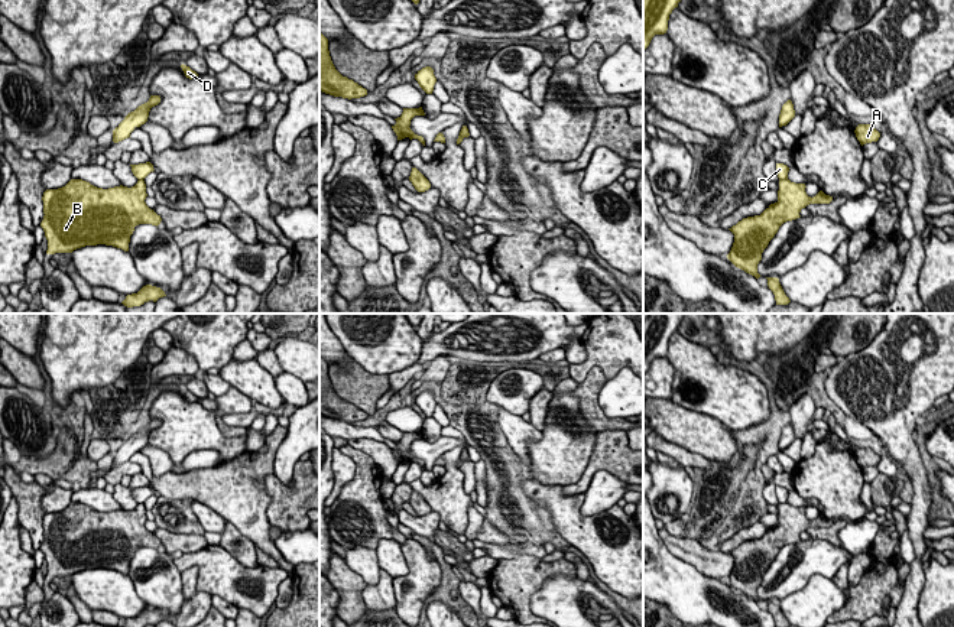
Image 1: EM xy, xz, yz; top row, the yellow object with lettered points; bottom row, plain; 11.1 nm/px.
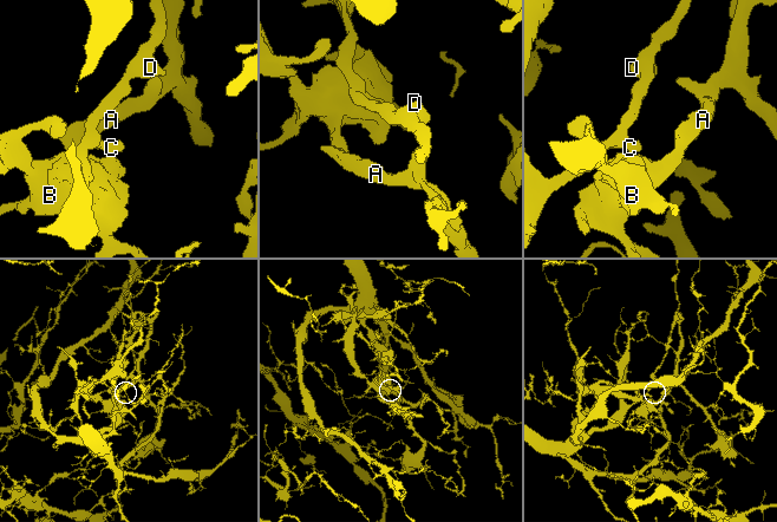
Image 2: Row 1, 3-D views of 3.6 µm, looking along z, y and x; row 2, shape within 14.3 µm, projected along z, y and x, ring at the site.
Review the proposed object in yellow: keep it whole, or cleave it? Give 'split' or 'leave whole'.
split

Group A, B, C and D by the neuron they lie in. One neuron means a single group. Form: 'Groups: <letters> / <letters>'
Groups: A B / C D

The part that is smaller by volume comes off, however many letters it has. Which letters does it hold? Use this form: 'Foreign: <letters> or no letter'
Foreign: A, B

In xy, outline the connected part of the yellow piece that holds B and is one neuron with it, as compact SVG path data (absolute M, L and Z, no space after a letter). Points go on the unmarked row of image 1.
M71 503L65 510L43 516L43 543L40 550L48 563L46 578L72 576L85 569L106 568L129 575L130 559L139 548L159 549L162 542L150 533L146 523L146 507L139 503L132 511L97 511L82 503Z

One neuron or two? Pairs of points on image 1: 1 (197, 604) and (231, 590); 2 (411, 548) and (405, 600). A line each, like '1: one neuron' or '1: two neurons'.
1: two neurons
2: one neuron

